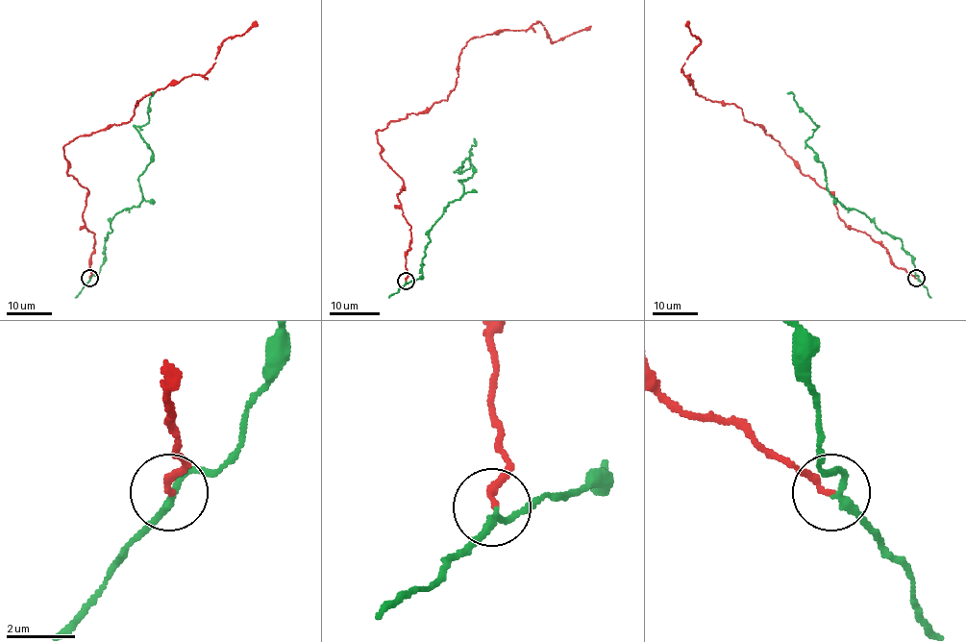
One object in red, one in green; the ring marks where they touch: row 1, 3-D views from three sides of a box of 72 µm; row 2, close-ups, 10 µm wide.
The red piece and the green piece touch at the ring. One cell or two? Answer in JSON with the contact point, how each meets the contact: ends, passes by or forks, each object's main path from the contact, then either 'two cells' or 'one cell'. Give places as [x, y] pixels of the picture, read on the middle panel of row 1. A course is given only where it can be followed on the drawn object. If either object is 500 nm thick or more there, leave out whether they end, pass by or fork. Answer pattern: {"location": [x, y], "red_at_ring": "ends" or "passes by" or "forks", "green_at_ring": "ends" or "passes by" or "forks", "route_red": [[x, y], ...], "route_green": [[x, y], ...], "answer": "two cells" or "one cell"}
{"location": [406, 281], "red_at_ring": "ends", "green_at_ring": "passes by", "route_red": [[405, 282], [403, 179], [376, 133], [445, 100], [473, 38], [539, 21], [552, 41], [590, 25]], "route_green": [[407, 282], [422, 275], [428, 231], [472, 177], [468, 160], [459, 166], [471, 166], [473, 137]], "answer": "two cells"}

